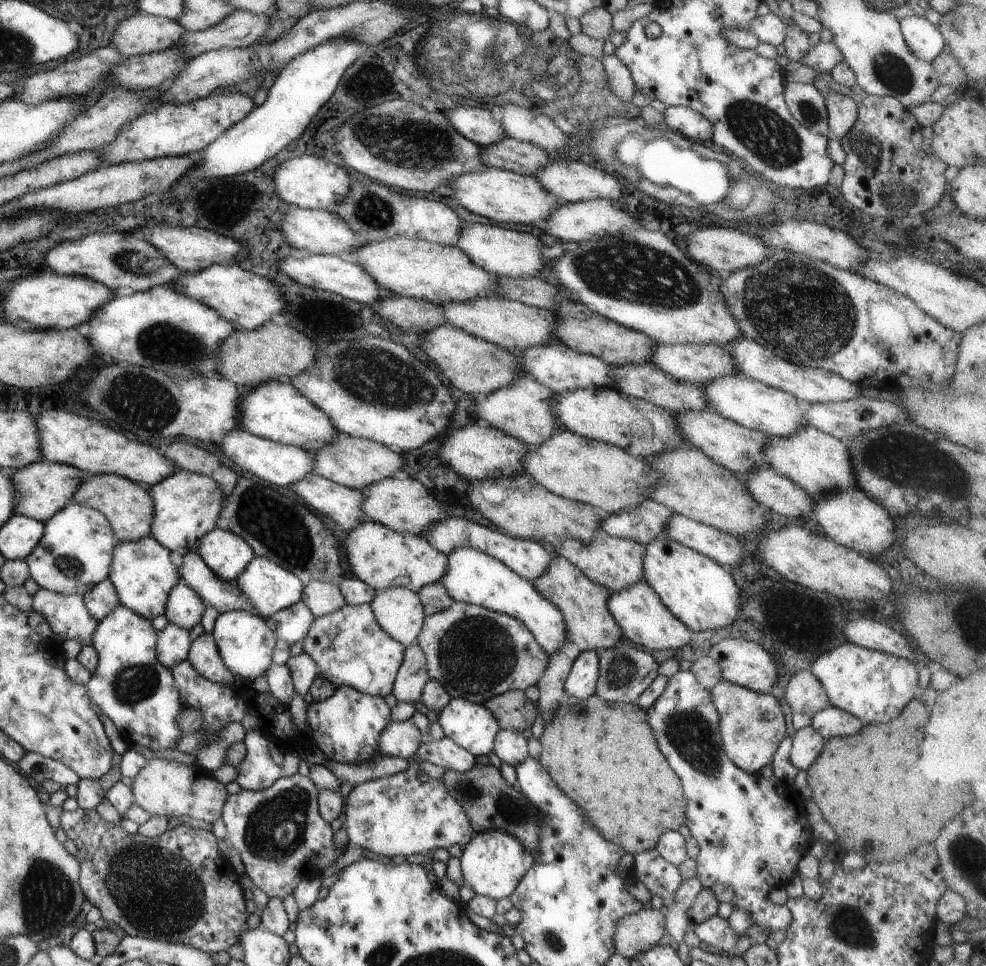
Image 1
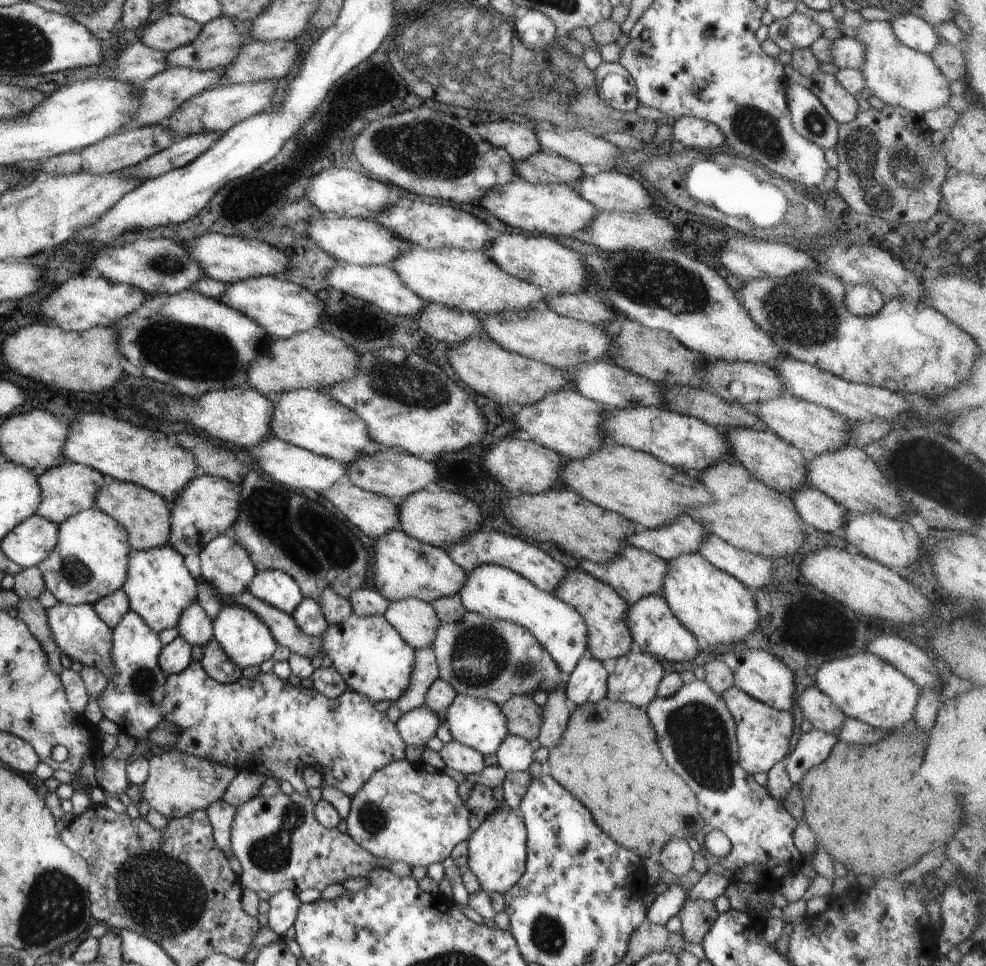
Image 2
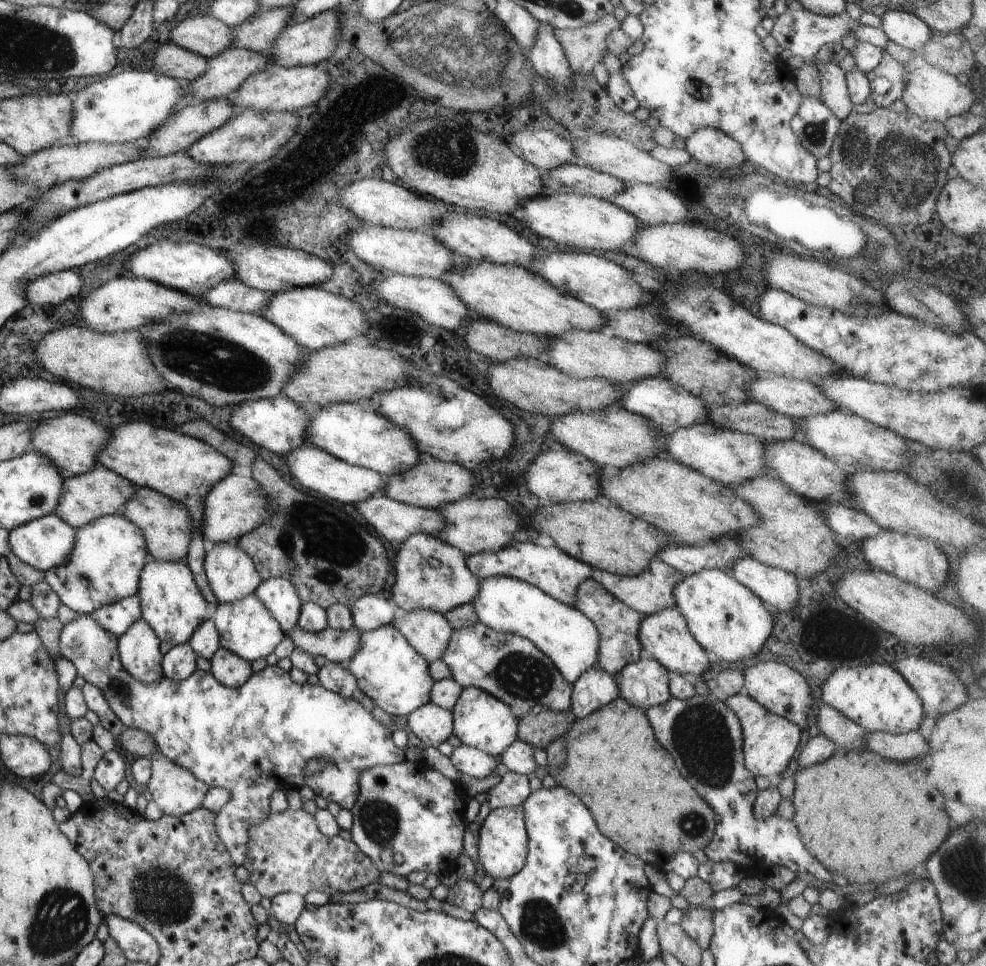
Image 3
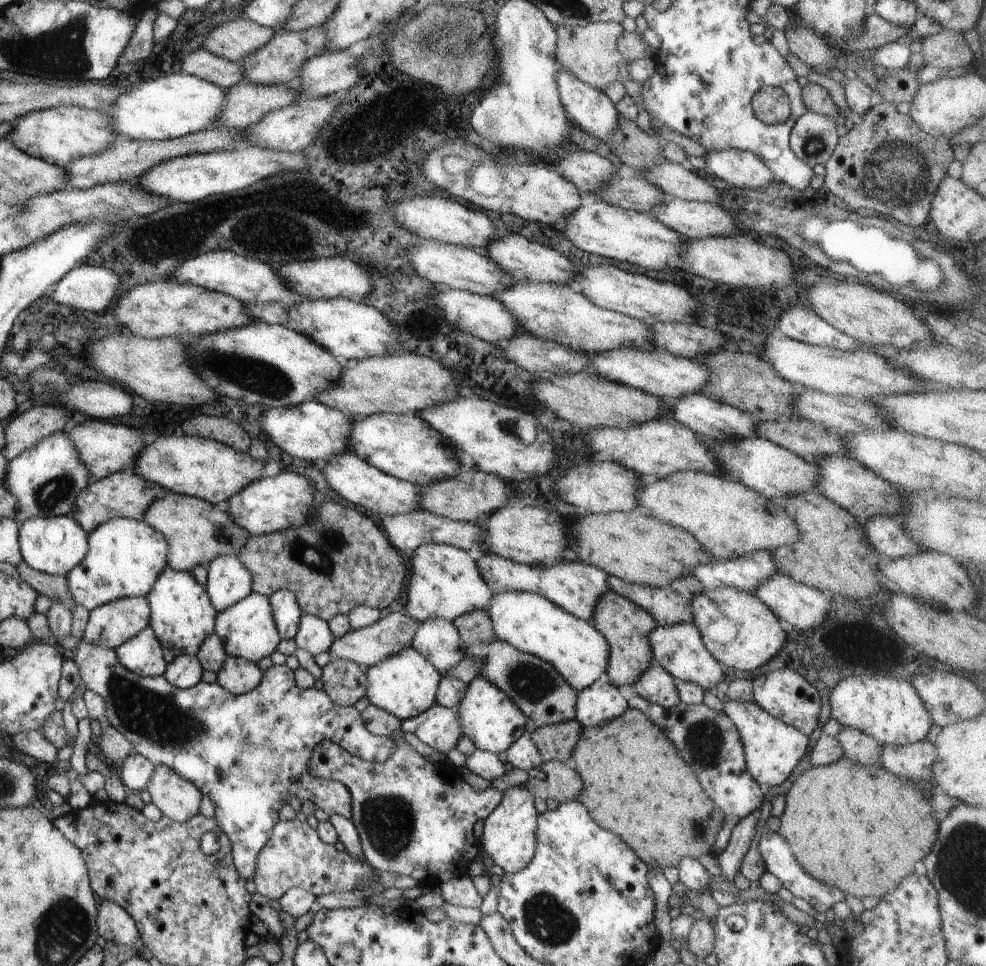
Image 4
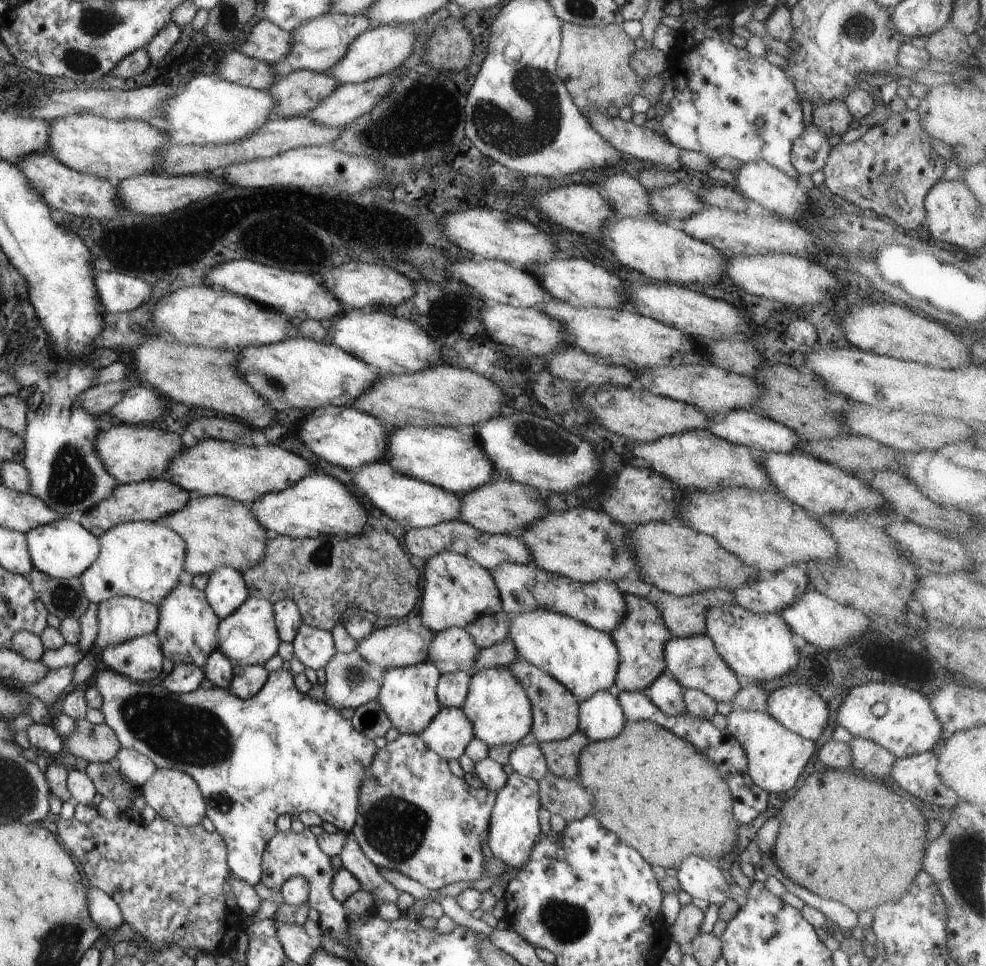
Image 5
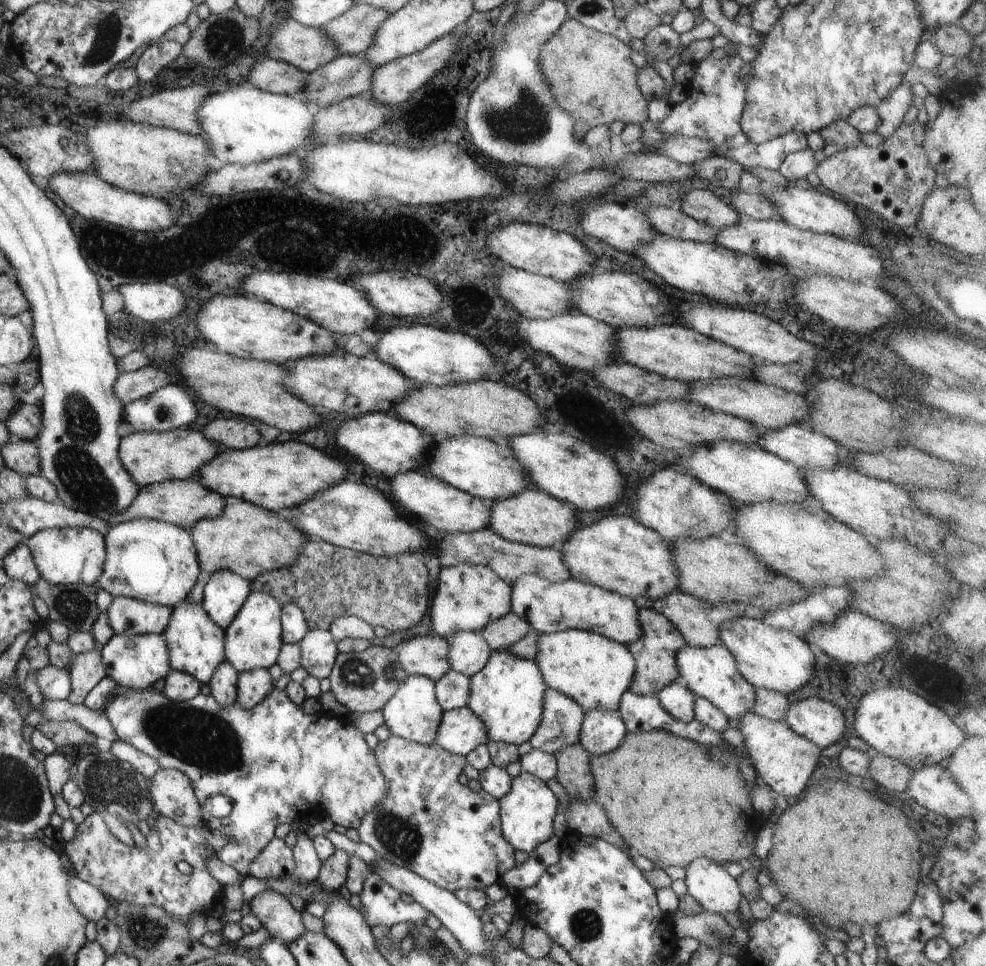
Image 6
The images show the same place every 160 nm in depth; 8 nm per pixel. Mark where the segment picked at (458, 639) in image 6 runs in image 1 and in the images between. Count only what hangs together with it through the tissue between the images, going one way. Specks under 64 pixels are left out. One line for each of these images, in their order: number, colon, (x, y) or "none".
1: (399, 612)
2: (416, 620)
3: (429, 632)
4: (437, 640)
5: (454, 649)

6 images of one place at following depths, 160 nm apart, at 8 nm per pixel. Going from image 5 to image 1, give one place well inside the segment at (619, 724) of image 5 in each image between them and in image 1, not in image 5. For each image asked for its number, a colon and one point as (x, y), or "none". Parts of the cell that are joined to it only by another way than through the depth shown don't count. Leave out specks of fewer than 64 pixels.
1: (581, 682)
2: (587, 684)
3: (595, 688)
4: (601, 702)

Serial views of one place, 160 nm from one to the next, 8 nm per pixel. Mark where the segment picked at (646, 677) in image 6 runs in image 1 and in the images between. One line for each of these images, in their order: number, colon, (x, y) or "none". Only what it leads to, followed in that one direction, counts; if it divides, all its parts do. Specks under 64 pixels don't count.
1: (584, 604)
2: (604, 611)
3: (618, 625)
4: (626, 627)
5: (641, 637)

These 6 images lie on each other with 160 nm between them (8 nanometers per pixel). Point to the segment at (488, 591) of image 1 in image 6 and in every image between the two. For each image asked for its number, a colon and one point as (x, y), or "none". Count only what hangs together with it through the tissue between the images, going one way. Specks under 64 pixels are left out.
2: (497, 593)
3: (508, 605)
4: (532, 624)
5: (585, 660)
6: (593, 670)

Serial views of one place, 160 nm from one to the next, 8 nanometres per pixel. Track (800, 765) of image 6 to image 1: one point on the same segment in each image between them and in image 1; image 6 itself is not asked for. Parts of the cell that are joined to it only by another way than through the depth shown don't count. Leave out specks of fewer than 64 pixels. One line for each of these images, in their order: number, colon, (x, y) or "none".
1: (752, 725)
2: (763, 733)
3: (769, 741)
4: (773, 749)
5: (776, 756)

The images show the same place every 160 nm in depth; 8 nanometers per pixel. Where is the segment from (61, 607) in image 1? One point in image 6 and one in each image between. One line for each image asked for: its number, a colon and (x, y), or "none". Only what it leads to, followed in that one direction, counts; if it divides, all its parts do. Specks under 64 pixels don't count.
2: (79, 632)
3: (253, 740)
4: (248, 753)
5: (278, 753)
6: (277, 765)

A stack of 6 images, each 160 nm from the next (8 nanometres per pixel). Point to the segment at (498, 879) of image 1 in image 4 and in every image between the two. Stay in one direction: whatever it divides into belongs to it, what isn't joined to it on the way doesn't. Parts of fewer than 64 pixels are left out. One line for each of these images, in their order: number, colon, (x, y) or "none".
2: (497, 853)
3: (503, 844)
4: (509, 834)

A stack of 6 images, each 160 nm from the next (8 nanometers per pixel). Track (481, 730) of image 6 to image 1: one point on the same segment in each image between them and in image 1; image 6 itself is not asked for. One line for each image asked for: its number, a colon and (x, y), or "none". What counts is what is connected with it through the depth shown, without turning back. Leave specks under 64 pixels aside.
1: (402, 739)
2: (416, 727)
3: (433, 725)
4: (440, 727)
5: (449, 733)

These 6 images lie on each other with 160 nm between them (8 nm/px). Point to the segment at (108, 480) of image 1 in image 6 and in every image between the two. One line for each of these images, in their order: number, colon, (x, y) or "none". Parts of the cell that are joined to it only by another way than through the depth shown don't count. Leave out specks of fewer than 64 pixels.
2: (146, 515)
3: (167, 525)
4: (196, 531)
5: (219, 531)
6: (246, 539)

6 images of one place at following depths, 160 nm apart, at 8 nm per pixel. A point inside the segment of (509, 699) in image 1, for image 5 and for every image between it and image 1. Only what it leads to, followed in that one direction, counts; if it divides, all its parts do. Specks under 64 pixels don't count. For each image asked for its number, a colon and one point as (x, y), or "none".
2: (524, 717)
3: (539, 731)
4: (555, 742)
5: (562, 757)

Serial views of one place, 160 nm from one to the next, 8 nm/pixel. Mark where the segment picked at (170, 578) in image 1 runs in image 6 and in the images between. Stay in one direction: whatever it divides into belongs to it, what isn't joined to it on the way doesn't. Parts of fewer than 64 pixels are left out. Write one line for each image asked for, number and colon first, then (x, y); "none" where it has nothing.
2: (159, 587)
3: (171, 601)
4: (181, 615)
5: (188, 626)
6: (196, 643)

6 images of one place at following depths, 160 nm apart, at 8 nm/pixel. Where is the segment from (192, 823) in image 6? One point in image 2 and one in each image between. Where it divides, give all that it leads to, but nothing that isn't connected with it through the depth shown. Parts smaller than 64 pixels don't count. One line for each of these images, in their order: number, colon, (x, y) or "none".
2: (178, 784)
3: (176, 791)
4: (178, 799)
5: (175, 795)

